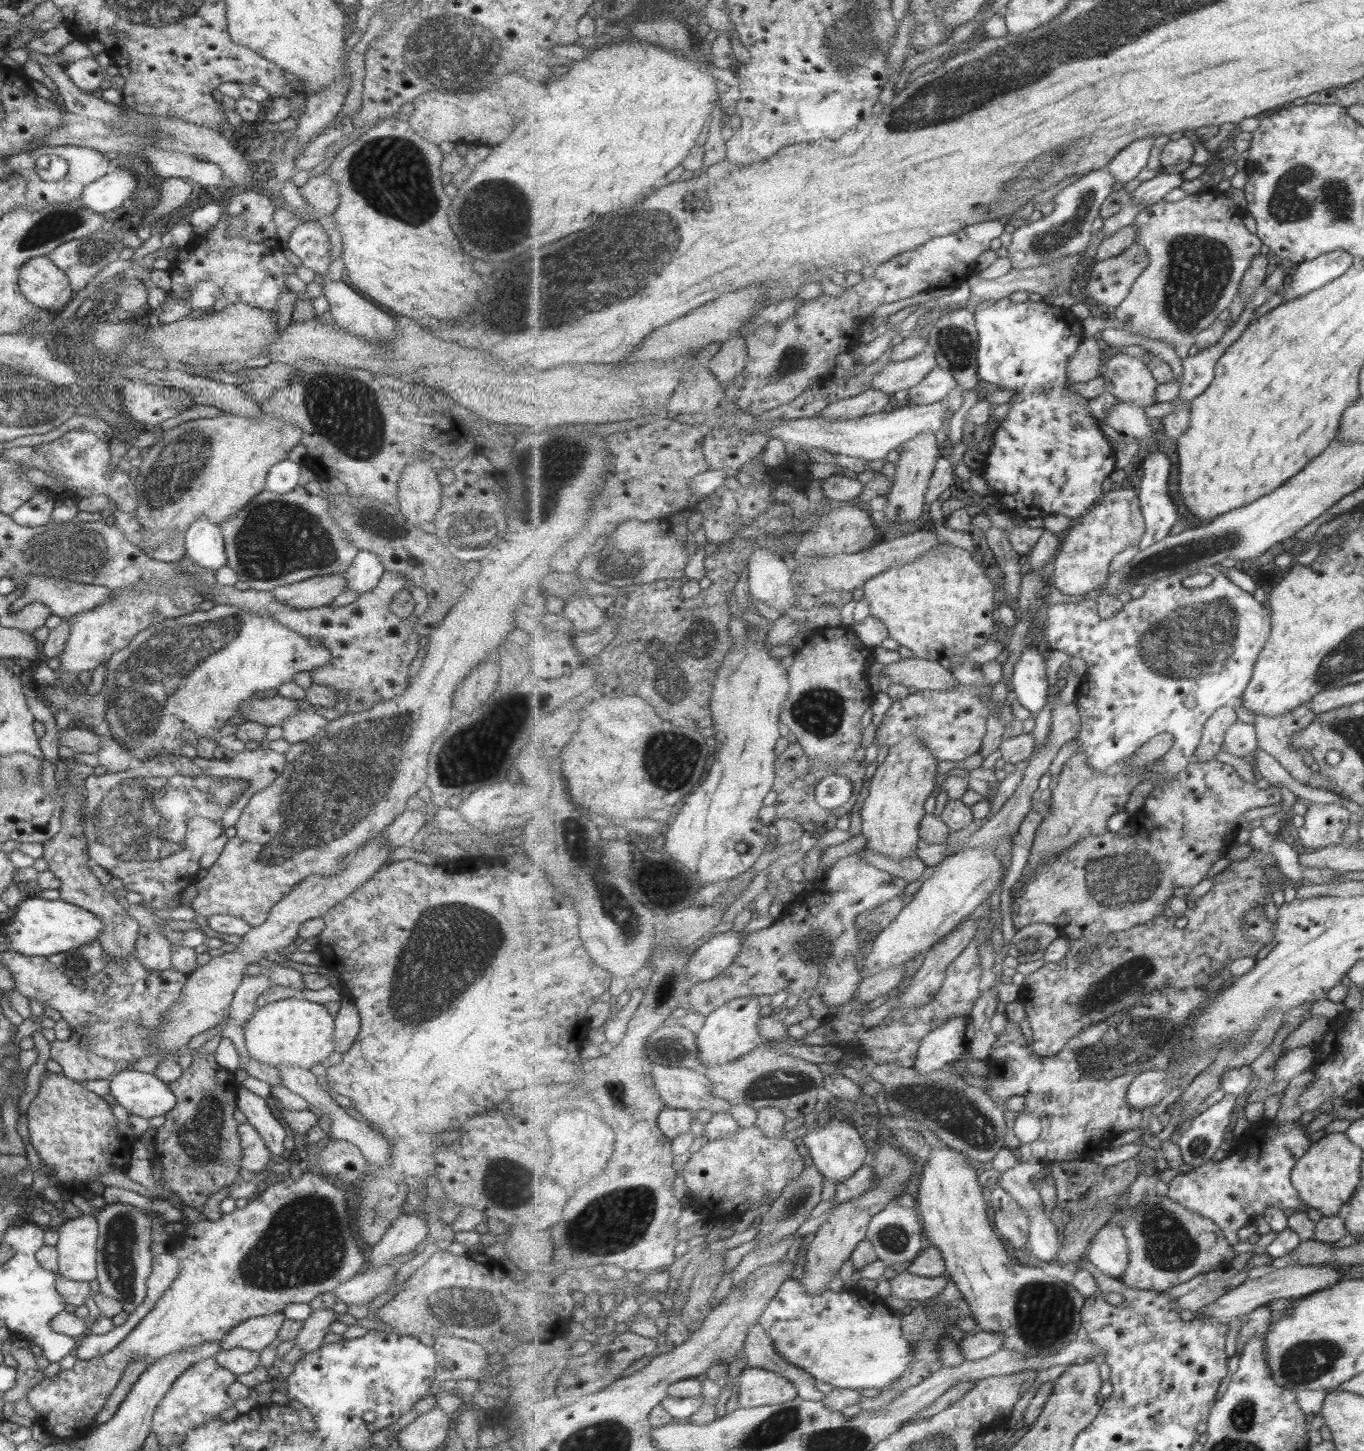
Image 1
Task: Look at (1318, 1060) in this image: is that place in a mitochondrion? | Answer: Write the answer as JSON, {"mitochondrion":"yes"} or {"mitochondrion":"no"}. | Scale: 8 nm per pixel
{"mitochondrion":"no"}

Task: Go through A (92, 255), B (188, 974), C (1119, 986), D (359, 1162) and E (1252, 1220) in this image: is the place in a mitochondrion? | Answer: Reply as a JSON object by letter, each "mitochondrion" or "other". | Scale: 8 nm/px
{"A":"mitochondrion","B":"other","C":"mitochondrion","D":"other","E":"other"}

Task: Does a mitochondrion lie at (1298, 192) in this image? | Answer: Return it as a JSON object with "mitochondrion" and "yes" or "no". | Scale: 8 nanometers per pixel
{"mitochondrion":"yes"}

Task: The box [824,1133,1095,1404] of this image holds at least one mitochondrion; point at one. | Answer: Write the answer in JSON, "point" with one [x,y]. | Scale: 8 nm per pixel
{"point":[1044,1310]}

